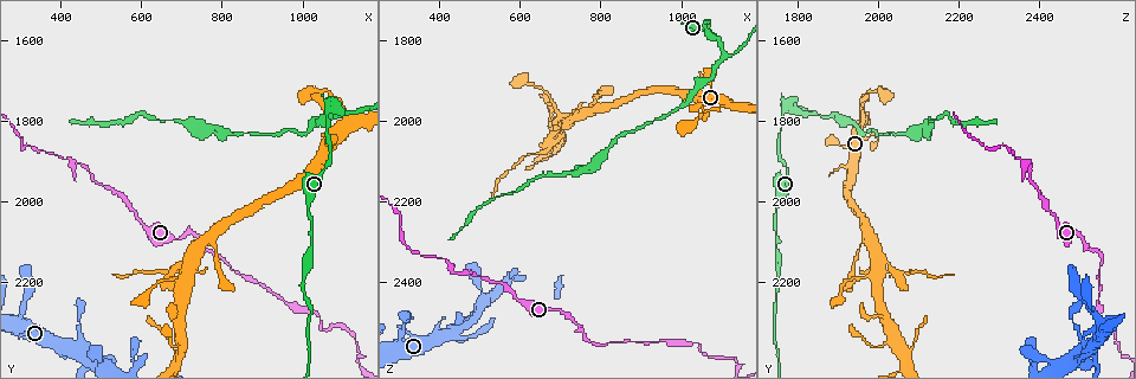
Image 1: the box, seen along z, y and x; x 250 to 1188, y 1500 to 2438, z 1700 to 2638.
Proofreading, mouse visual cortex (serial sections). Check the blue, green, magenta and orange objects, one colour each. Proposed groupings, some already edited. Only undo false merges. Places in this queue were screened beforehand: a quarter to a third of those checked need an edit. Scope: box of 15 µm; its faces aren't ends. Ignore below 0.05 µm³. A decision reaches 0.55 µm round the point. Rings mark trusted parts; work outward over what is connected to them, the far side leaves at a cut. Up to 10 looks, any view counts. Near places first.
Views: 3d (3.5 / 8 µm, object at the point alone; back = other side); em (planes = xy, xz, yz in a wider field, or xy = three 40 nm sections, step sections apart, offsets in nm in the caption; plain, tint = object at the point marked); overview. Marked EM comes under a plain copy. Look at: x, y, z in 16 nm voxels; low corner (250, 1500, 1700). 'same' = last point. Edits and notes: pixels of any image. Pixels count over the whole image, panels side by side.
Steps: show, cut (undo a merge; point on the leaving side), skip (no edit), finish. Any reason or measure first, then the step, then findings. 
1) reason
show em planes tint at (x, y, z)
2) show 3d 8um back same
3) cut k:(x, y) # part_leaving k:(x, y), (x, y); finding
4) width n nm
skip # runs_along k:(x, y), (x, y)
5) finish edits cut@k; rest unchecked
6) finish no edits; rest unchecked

abrupt turn
show 3d 3.5um at (1040, 2295, 2550)

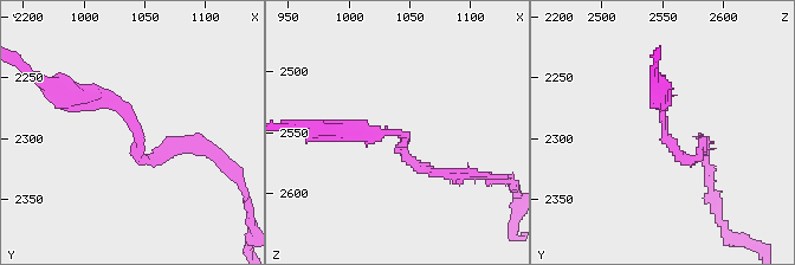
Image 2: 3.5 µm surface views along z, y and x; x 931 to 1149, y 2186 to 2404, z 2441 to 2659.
arm_widths 150, 250 nm
show em xy step 2 tint at (1046, 2294, 2552)

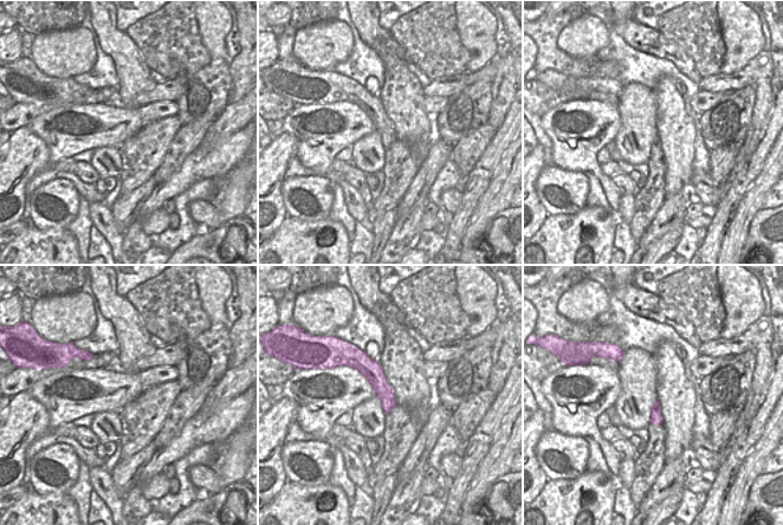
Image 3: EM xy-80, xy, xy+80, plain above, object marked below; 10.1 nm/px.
skip # continuous, no second cell

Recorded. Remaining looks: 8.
narrows sharply
show 3d 8um at (445, 2370, 2535)

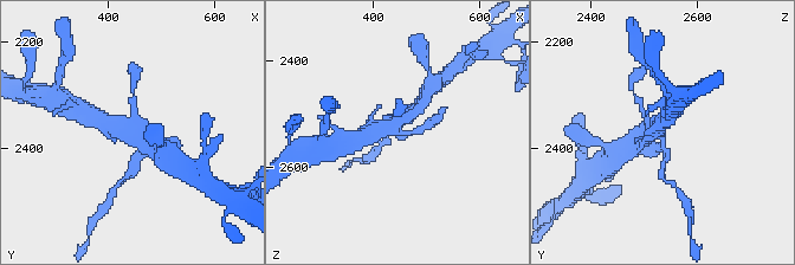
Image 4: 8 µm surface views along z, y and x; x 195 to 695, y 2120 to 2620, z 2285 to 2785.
now the EM
show em xy step 2 tint at (445, 2375, 2530)

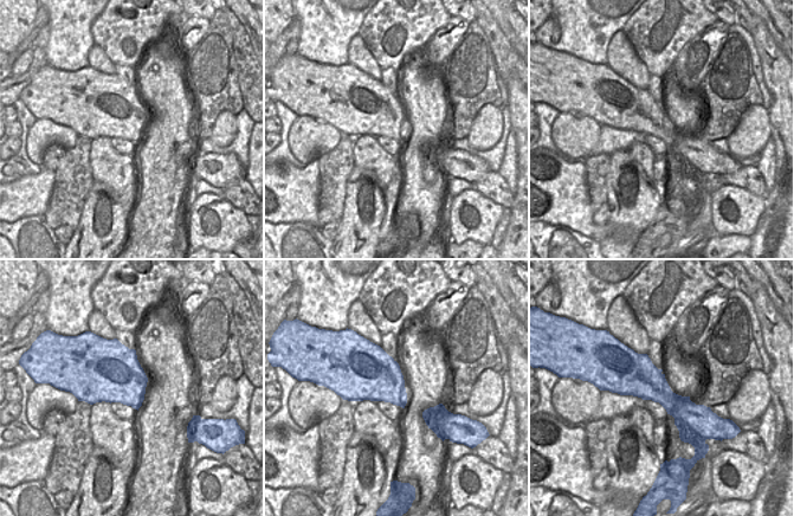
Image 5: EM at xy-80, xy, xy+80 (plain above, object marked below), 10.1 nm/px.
cut 4:(133, 169) # a second cell is stuck on

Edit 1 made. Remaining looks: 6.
branch point
show 3d 3.5um at (680, 2170, 2045)

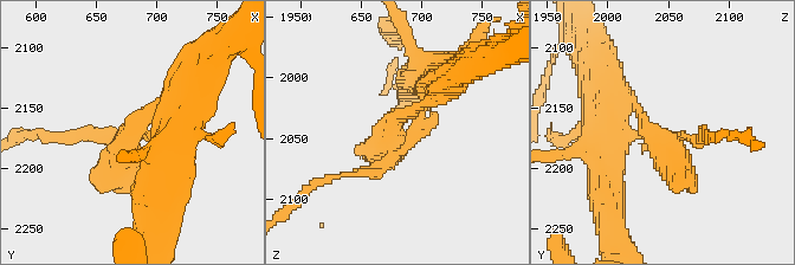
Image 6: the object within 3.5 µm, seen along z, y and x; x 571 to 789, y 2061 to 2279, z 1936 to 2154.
shape alone is not enough
show em xy step 1 tint at (674, 2178, 2042)

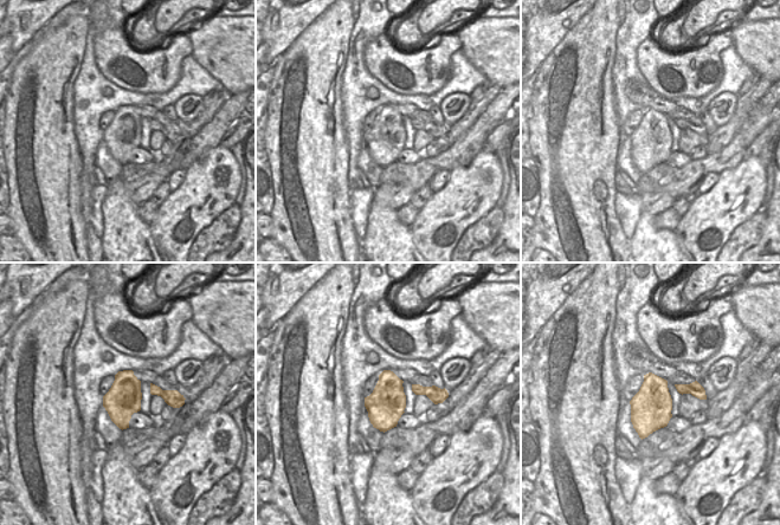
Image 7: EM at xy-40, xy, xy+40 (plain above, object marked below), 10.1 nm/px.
cut 6:(83, 131) # part_leaving 6:(387, 152), (373, 173), (325, 179), (296, 204); a second cell is stuck on

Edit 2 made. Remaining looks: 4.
branch point
show 3d 3.5um at (1110, 1800, 1960)

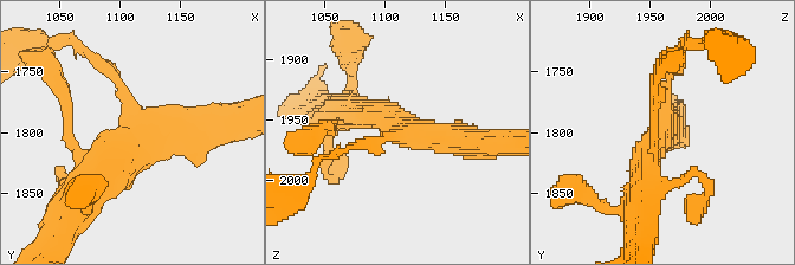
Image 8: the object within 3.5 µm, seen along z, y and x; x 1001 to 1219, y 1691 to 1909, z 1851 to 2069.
arms 3; arm_widths 150, 400, 400 nm
show em xy step 1 tint at (1110, 1802, 1958)

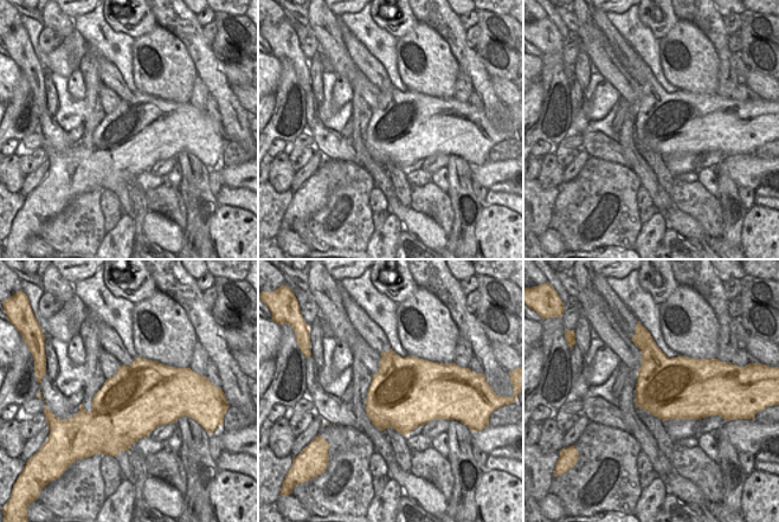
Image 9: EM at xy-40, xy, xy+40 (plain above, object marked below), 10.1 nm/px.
another direction
show em planes tint same

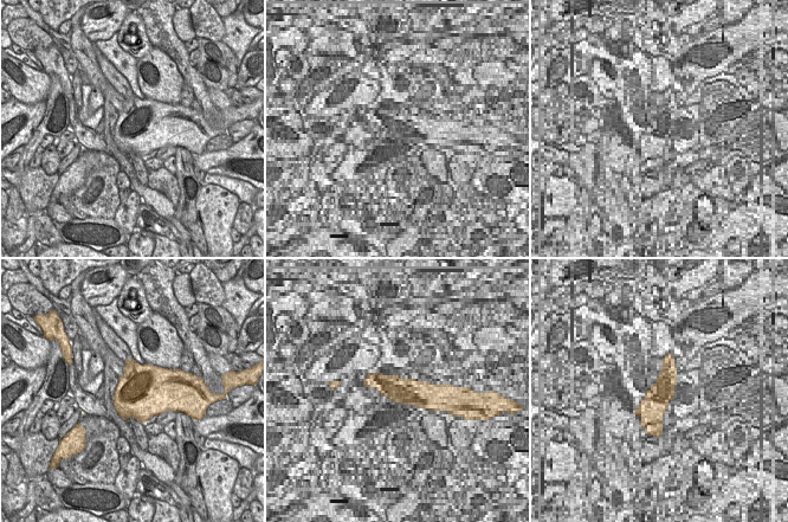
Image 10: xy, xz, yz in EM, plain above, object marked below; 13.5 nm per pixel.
skip # runs_along 8:(639, 199), (672, 65); continuous, no second cell

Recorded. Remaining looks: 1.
finish edits cut@4, cut@6; rest unchecked

